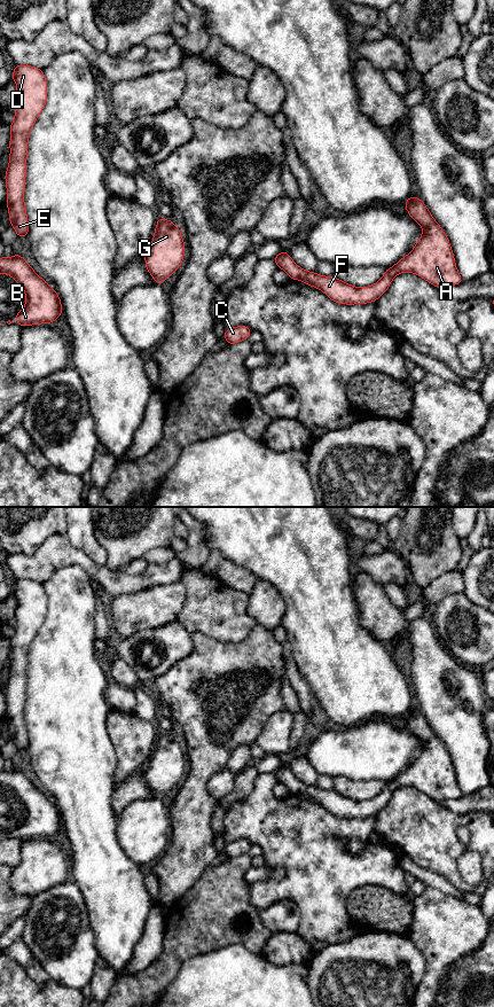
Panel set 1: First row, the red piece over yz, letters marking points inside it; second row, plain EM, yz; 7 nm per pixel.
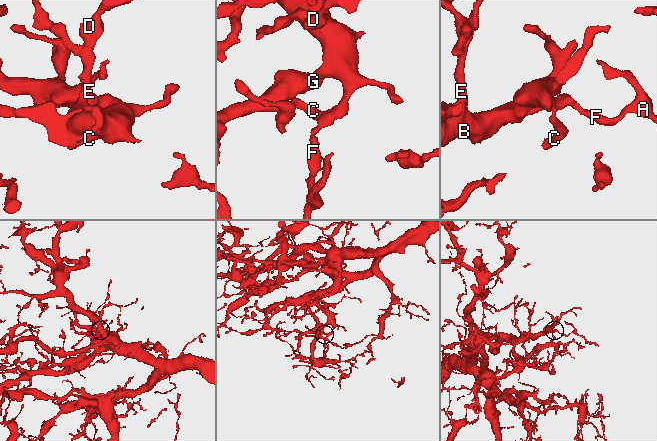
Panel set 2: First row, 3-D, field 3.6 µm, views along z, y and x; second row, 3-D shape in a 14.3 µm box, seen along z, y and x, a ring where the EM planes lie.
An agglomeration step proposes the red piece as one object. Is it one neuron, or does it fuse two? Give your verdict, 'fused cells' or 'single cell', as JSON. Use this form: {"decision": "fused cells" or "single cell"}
{"decision": "single cell"}

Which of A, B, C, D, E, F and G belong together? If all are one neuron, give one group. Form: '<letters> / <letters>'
A B C D E F G

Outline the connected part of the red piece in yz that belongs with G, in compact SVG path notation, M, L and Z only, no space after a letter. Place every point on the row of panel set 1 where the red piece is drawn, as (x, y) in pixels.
M158 218L154 240L144 253L146 268L162 284L183 261L185 242L173 221Z

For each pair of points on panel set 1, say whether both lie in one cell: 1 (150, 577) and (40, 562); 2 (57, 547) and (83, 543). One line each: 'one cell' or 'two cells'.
1: one cell
2: two cells

